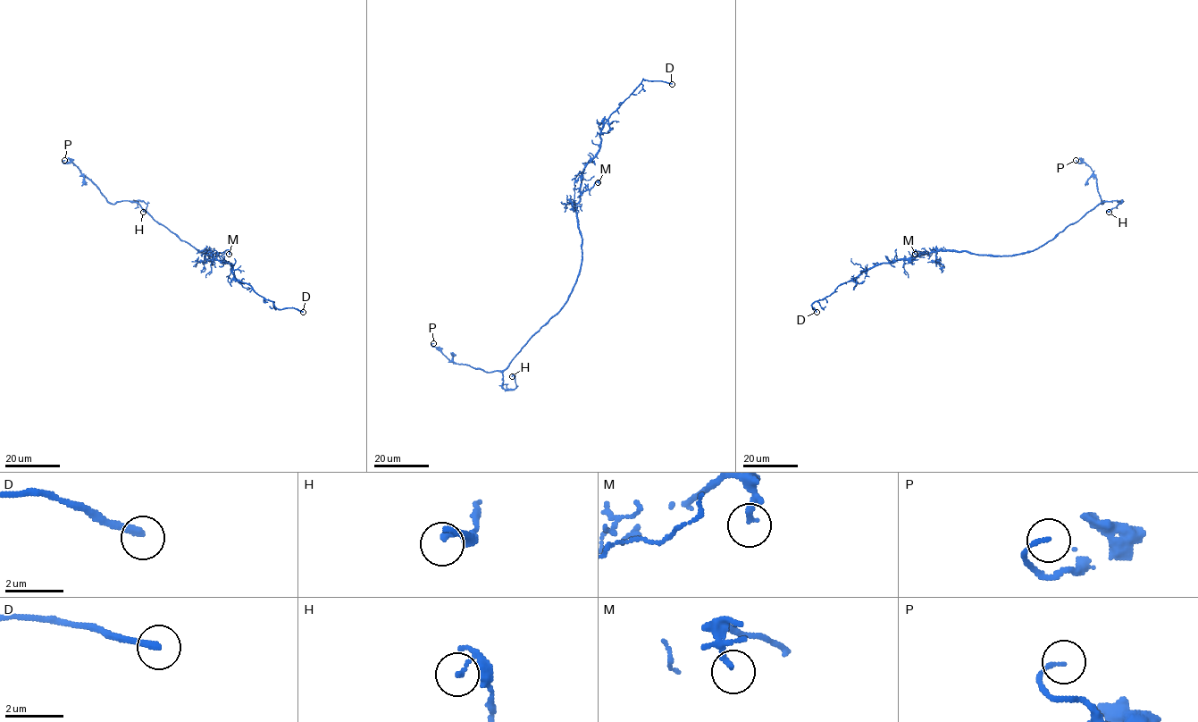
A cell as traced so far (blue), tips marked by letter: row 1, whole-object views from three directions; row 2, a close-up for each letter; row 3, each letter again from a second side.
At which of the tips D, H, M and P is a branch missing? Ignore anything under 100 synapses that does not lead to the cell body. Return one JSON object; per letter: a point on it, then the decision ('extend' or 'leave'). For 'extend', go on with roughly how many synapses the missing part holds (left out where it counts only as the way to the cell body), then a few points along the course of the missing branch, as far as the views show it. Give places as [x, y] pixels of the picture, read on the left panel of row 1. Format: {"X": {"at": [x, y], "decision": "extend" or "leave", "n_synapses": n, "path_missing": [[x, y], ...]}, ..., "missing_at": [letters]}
{"D": {"at": [303, 312], "decision": "extend"}, "H": {"at": [143, 212], "decision": "leave"}, "M": {"at": [229, 254], "decision": "leave"}, "P": {"at": [64, 160], "decision": "leave"}, "missing_at": ["D"]}

